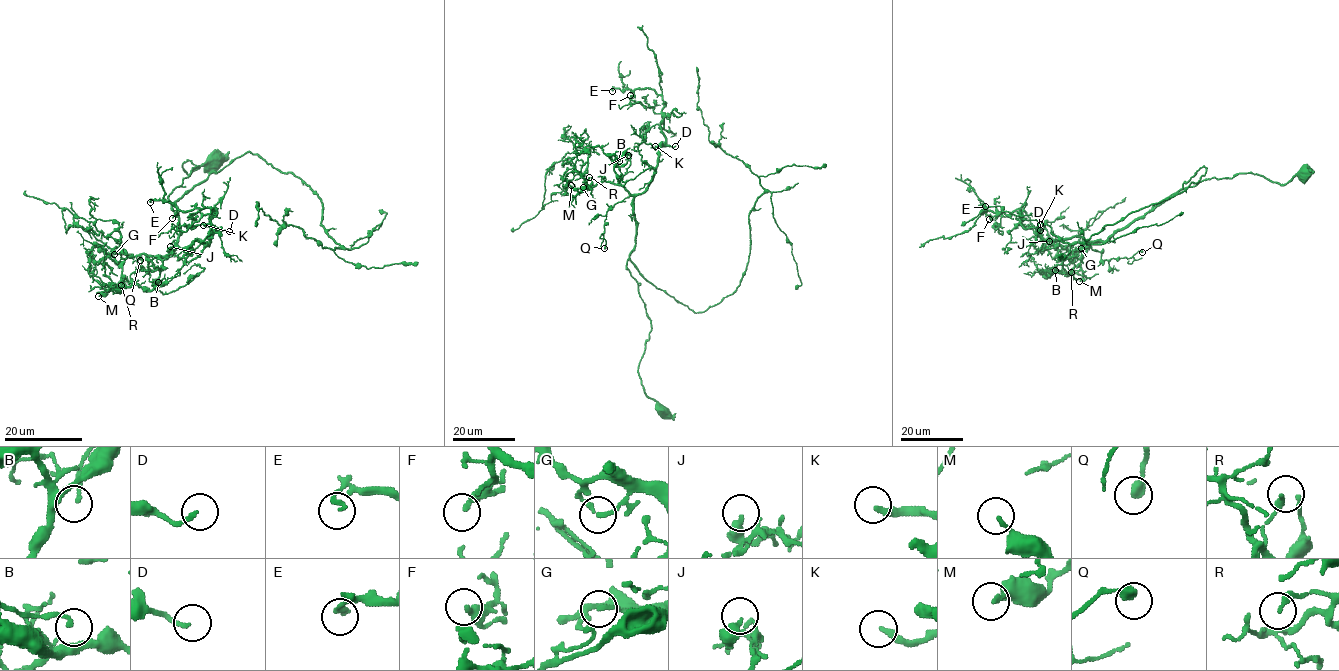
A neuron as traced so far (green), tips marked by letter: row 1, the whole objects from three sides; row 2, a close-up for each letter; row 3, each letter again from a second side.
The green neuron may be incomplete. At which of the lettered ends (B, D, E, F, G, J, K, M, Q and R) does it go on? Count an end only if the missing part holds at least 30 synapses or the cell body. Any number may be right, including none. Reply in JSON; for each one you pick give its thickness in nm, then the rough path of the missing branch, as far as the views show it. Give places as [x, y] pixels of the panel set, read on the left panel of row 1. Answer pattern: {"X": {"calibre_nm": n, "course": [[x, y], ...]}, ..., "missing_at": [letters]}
{"K": {"calibre_nm": 260, "course": [[203, 225], [193, 238], [181, 243], [166, 231], [160, 232], [140, 247], [139, 260], [119, 266]]}, "missing_at": ["K"]}

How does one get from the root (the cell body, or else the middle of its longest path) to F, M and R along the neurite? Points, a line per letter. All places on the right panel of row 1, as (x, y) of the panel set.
F: (1305, 174), (1203, 180), (1089, 243), (1046, 240), (1019, 210), (982, 211), (989, 219)
M: (1305, 174), (1279, 184), (1241, 173), (1182, 188), (1106, 240), (1076, 248), (1078, 273), (1085, 277), (1079, 281)
R: (1305, 174), (1279, 184), (1241, 173), (1182, 188), (1106, 240), (1076, 248), (1080, 268), (1071, 272)

